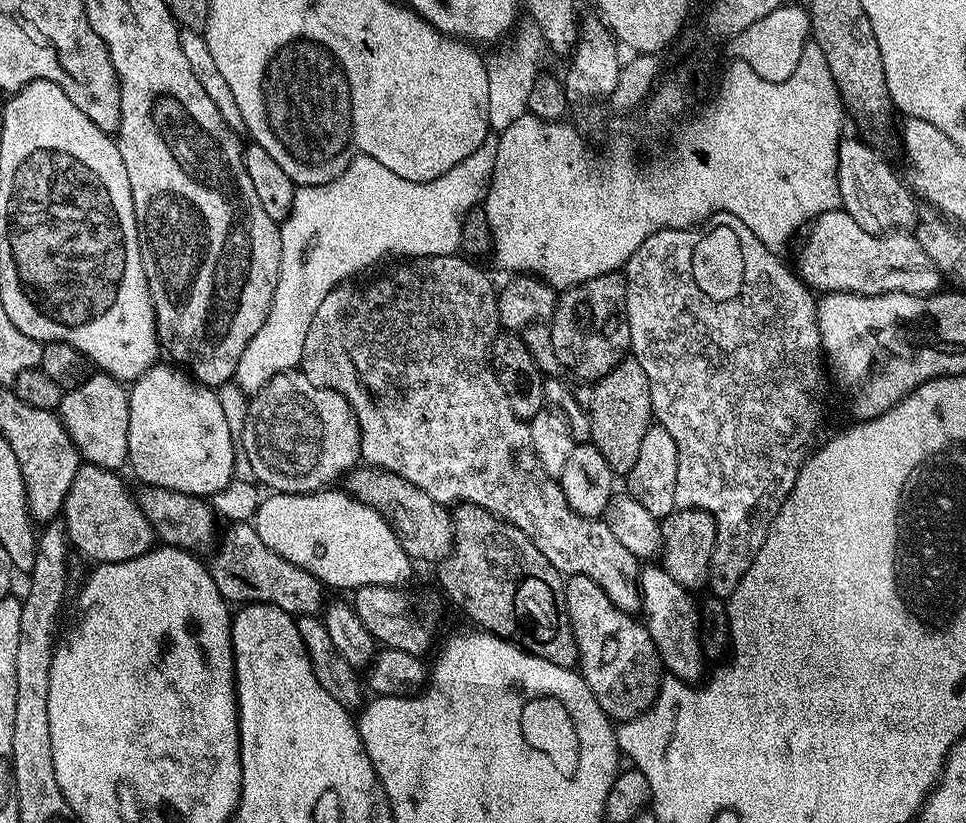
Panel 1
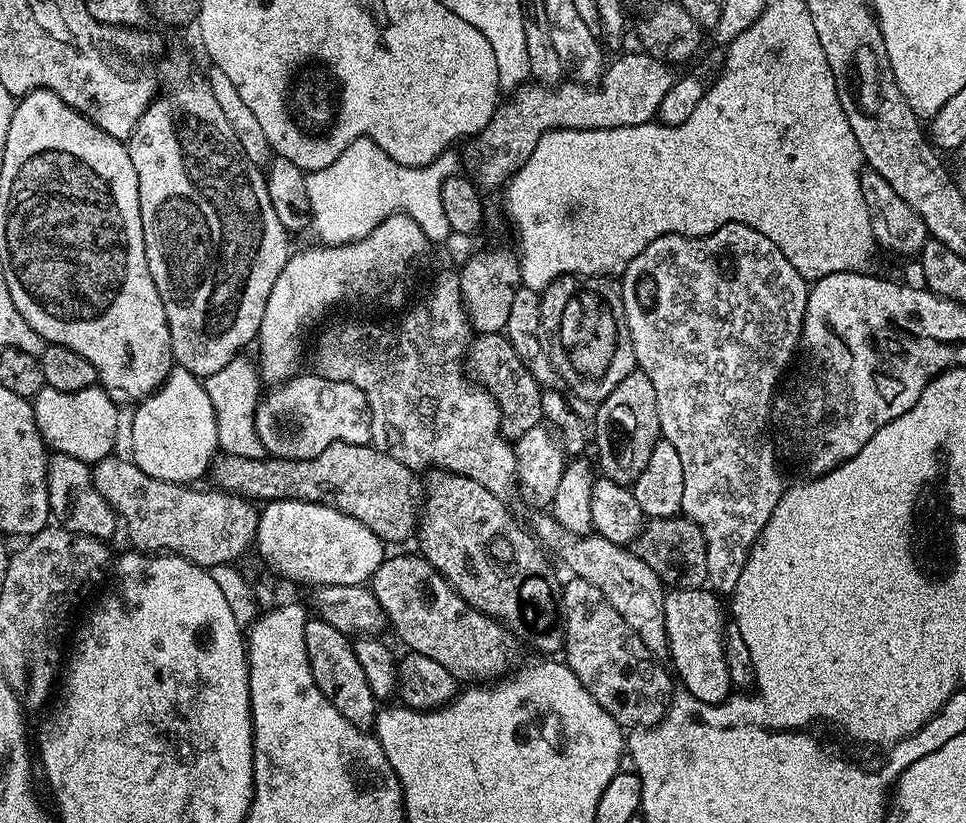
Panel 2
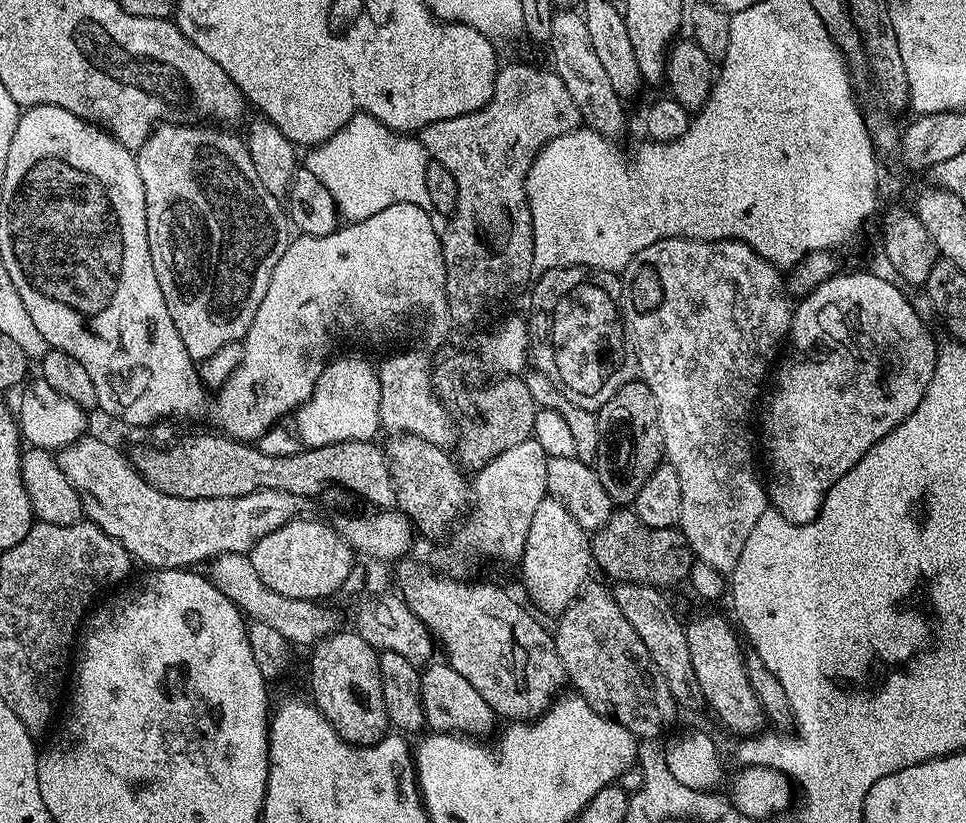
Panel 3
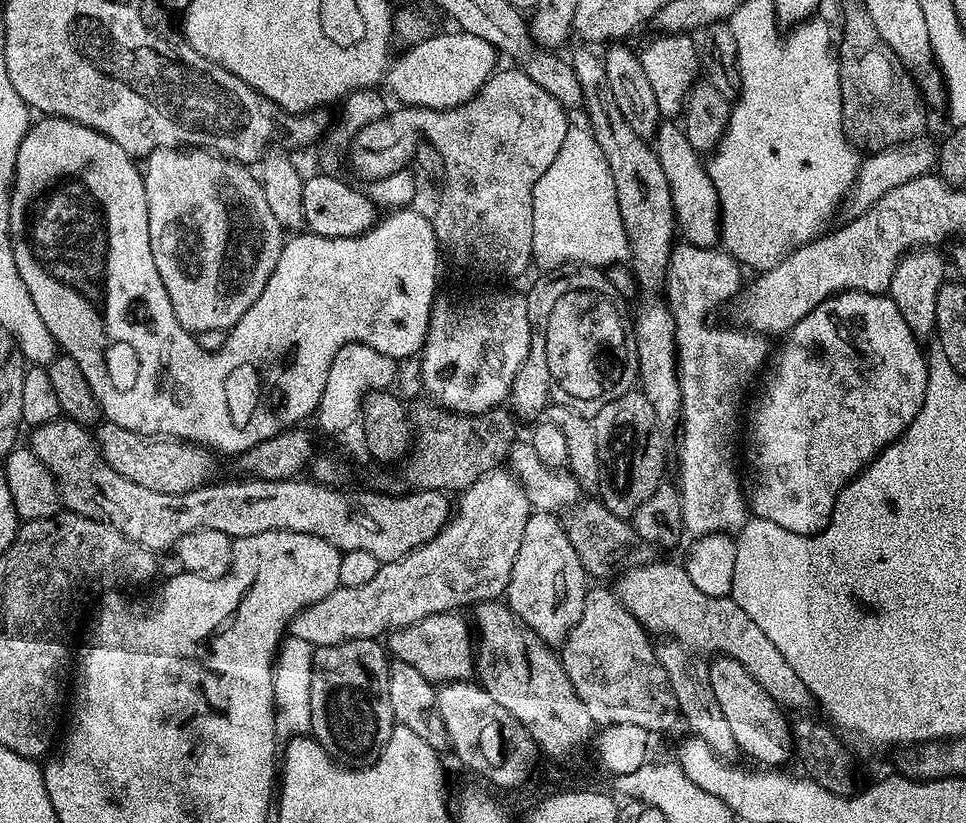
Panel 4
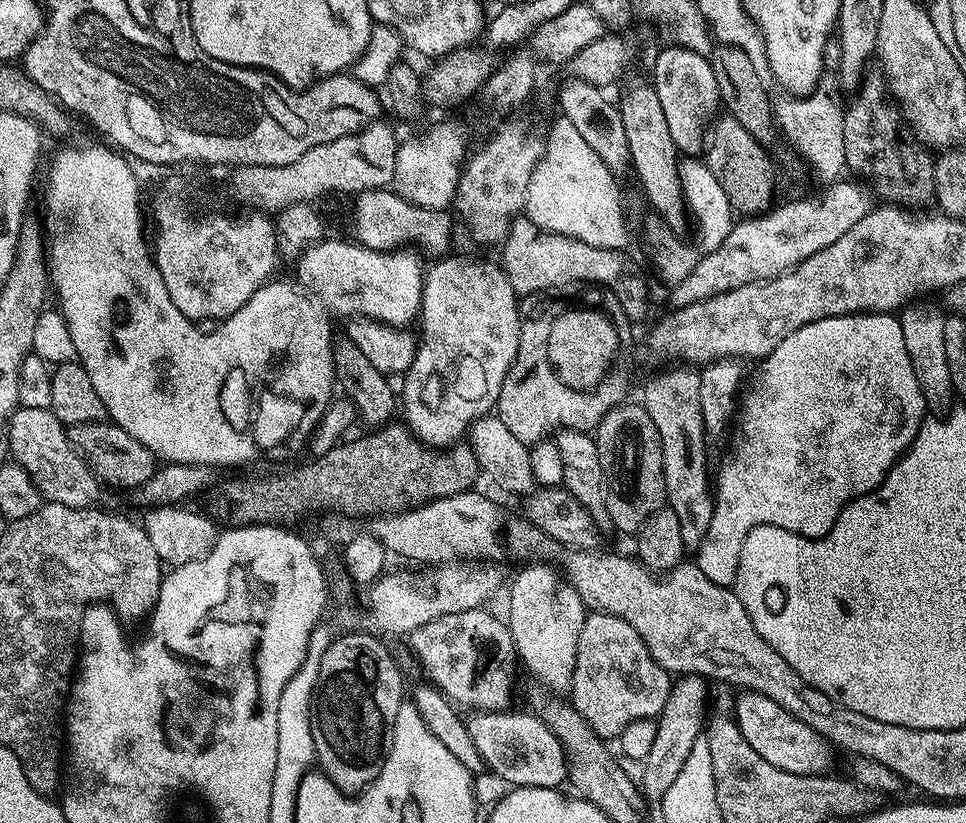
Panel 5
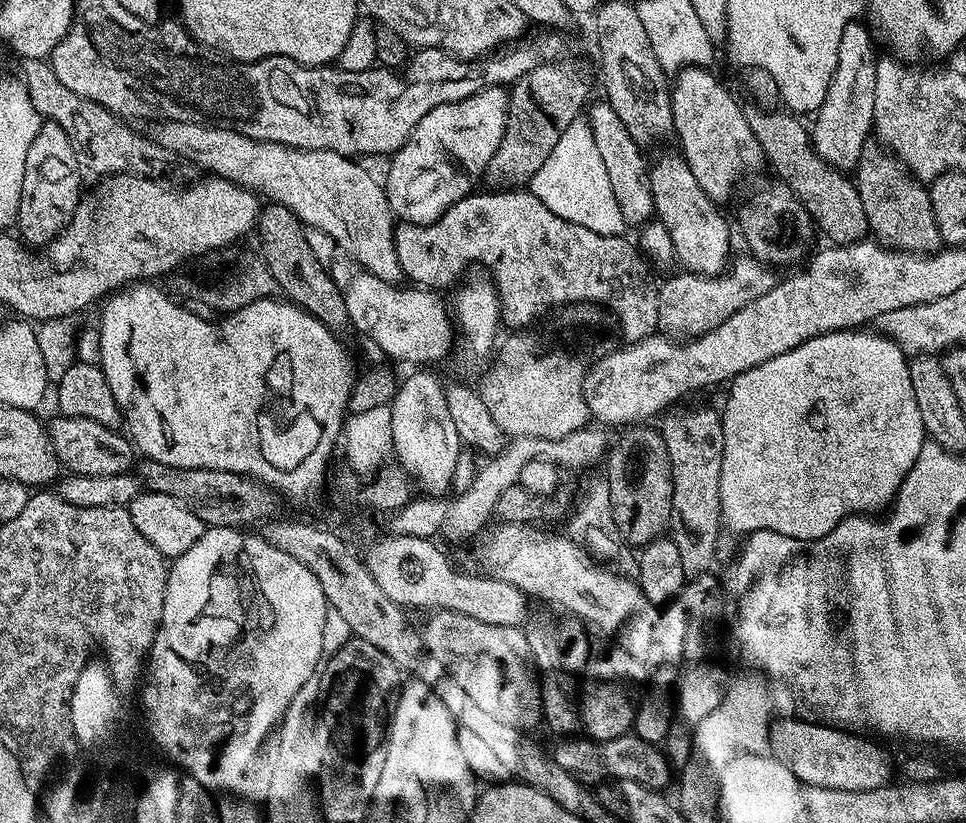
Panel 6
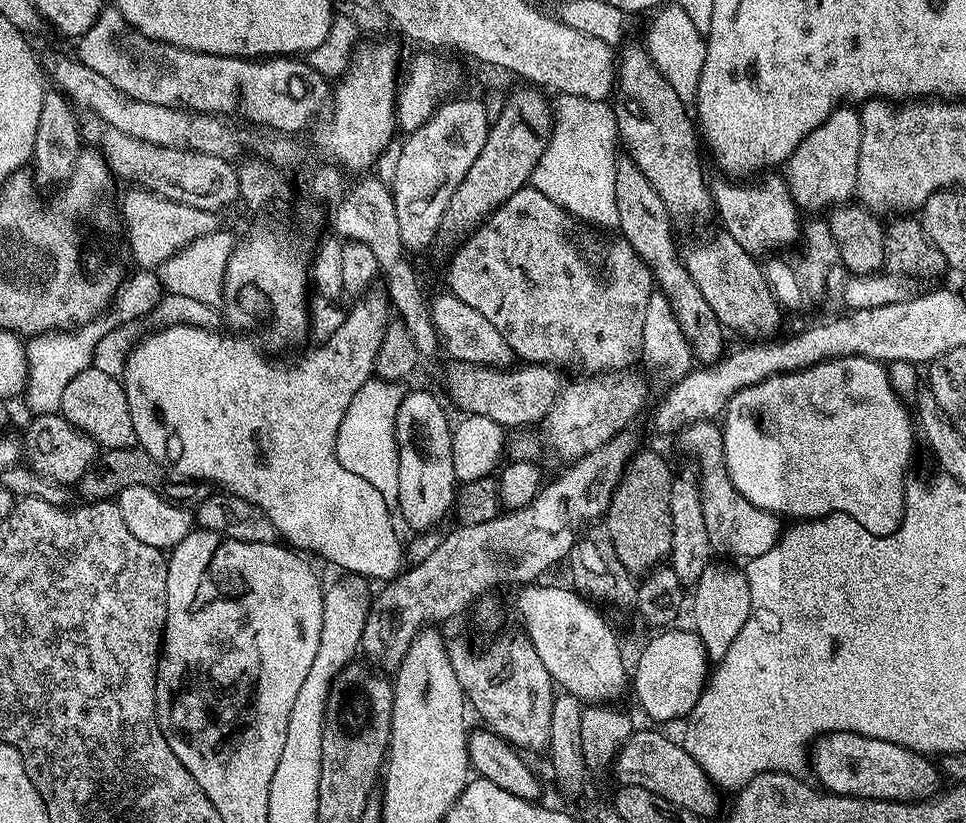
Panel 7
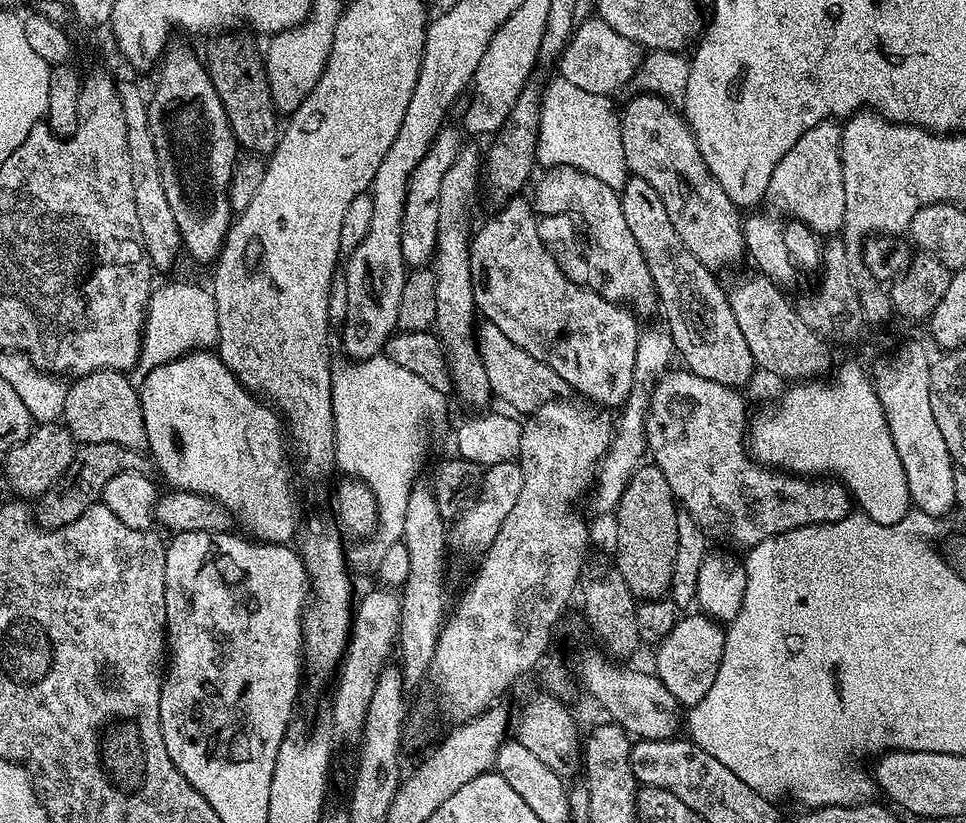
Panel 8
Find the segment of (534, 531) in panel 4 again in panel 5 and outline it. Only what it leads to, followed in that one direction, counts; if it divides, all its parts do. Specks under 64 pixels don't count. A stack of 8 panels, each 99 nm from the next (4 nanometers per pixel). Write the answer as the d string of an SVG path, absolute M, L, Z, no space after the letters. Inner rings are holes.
M525 563L521 567L525 568L512 580L512 589L508 592L506 623L514 638L519 663L528 667L529 674L540 683L537 685L552 694L568 694L572 691L574 662L578 654L578 634L582 634L586 609L582 598L578 598L578 590L574 590L574 586L559 567L551 568L548 564L532 563Z

